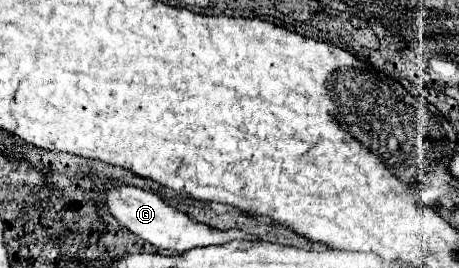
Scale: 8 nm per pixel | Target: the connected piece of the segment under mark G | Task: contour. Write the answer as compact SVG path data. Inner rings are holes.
M117 180L107 182L107 190L105 190L105 204L109 208L109 212L113 214L113 218L127 230L131 230L135 236L151 242L157 248L165 248L165 250L175 250L175 252L185 252L191 248L199 248L199 246L213 246L213 244L225 244L233 238L237 240L257 240L241 230L213 230L205 224L199 224L195 220L191 220L187 214L177 212L175 208L171 208L169 204L165 204L157 194L153 192L145 192L141 188L129 186L129 184L121 184Z

